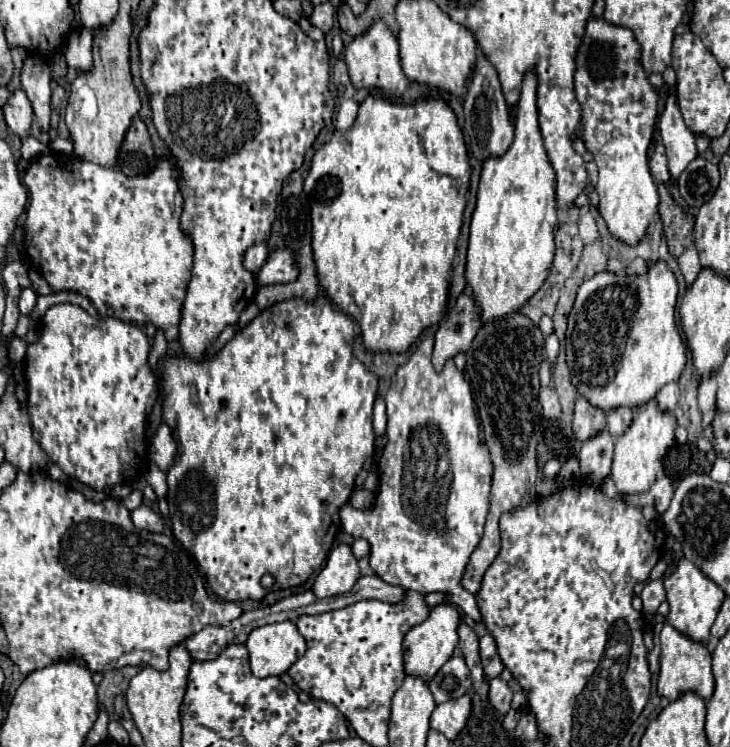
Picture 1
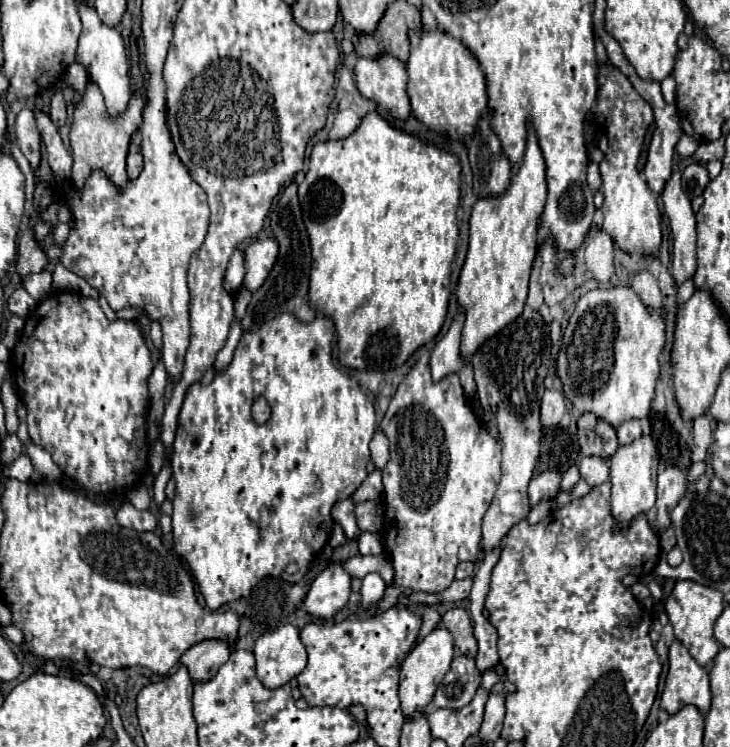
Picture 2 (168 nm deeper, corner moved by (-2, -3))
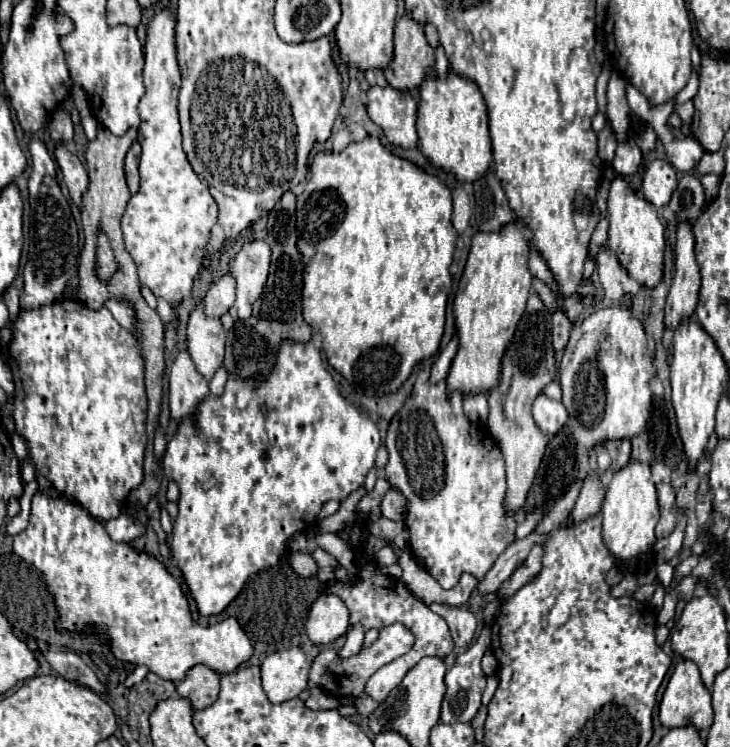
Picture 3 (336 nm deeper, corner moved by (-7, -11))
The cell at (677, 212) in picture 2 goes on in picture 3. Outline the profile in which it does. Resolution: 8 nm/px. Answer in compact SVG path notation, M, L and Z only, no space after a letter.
M680 221L676 239L676 273L666 299L664 327L676 329L684 319L690 319L694 315L698 303L698 287L700 287L700 275L698 275L698 263L694 259L692 227Z

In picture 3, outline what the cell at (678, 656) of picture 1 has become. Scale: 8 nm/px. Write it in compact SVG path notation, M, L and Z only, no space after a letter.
M680 661L666 685L666 691L660 701L660 723L668 729L694 725L698 731L708 731L712 725L712 707L710 707L710 691L702 685L698 667L692 661Z

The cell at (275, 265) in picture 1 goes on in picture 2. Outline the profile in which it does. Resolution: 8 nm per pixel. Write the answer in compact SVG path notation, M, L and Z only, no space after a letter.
M263 239L255 241L245 249L245 265L247 265L247 275L243 281L243 287L249 291L257 291L277 263L279 247L275 239Z

